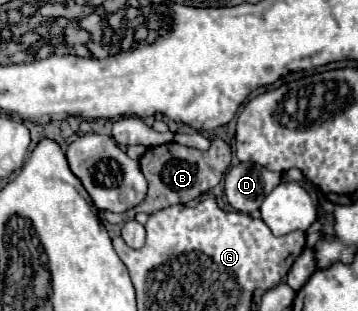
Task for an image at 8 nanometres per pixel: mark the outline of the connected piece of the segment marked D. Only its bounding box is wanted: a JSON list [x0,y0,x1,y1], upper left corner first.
[225,163,281,215]

